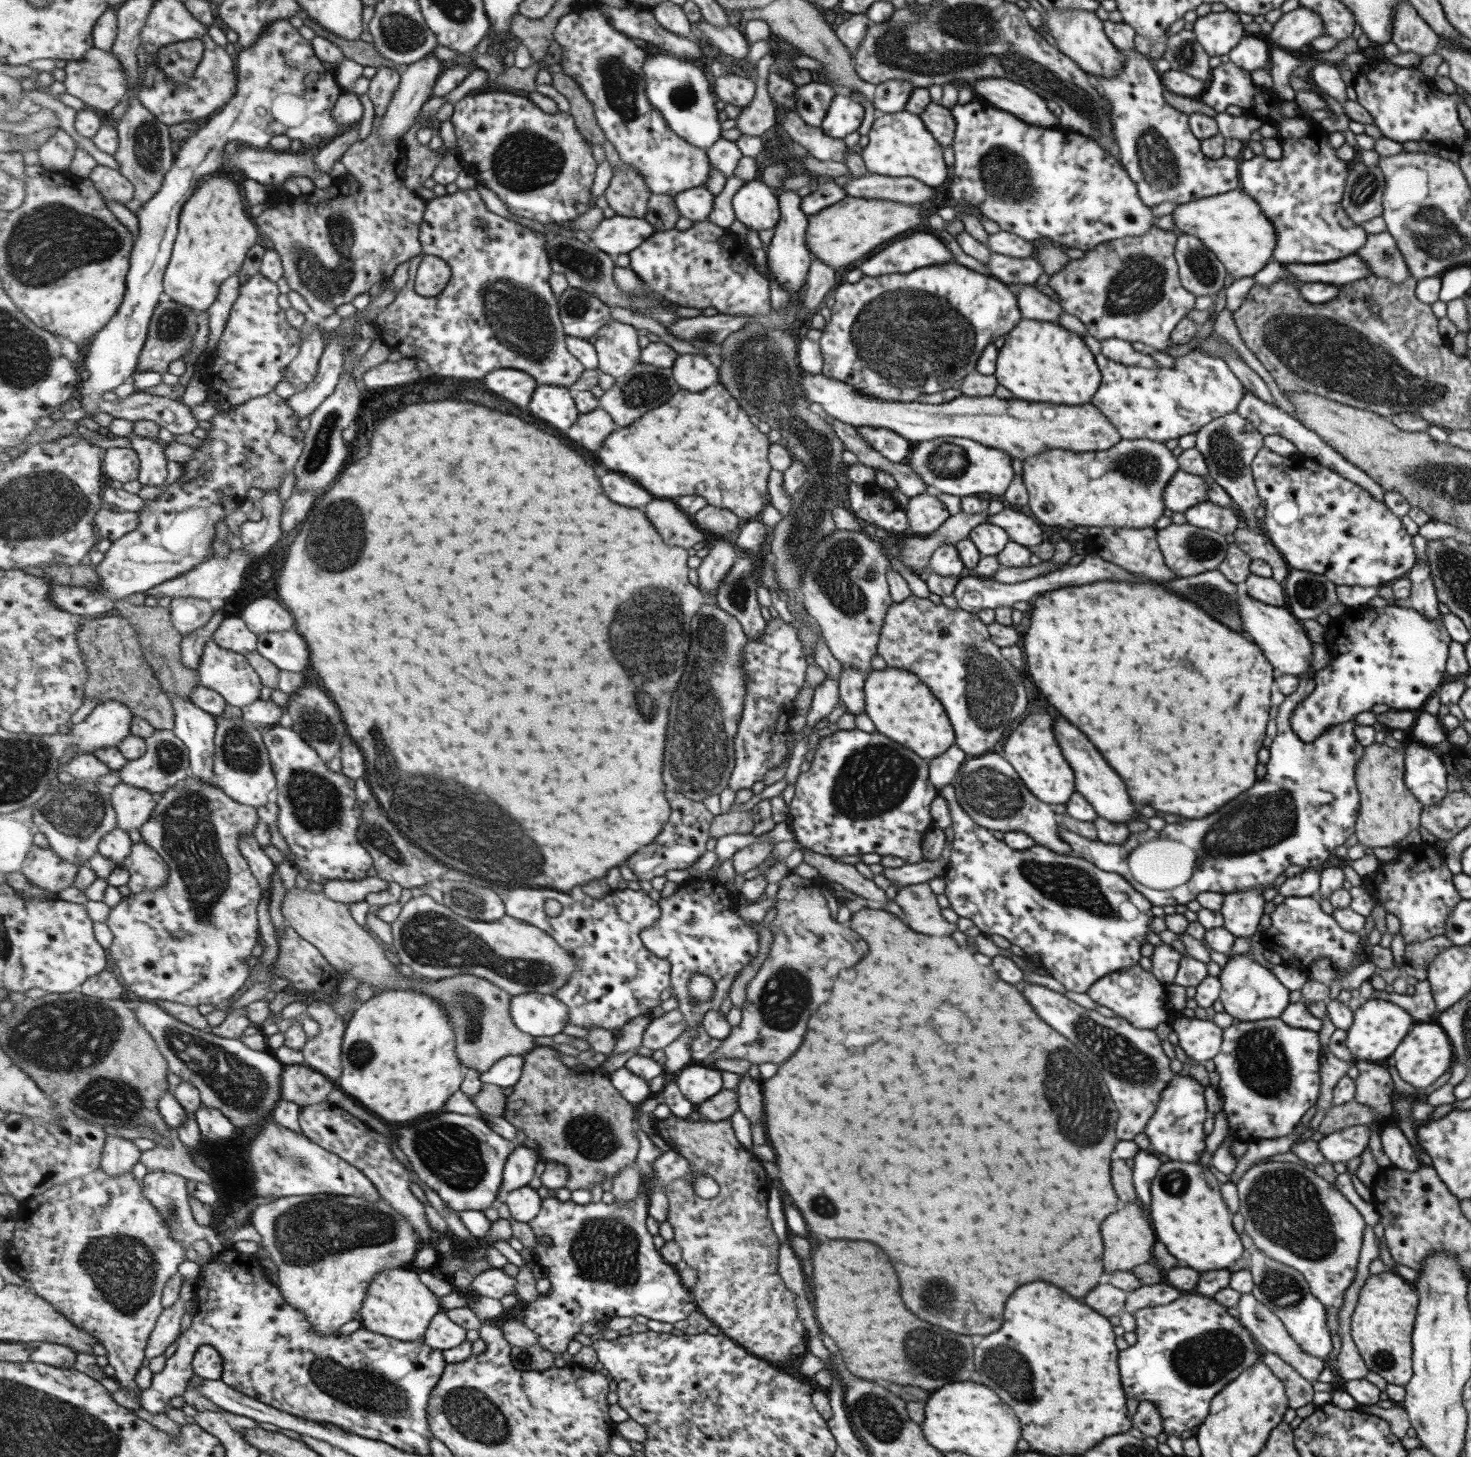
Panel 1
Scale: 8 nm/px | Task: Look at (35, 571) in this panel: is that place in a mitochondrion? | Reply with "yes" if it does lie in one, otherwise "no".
no

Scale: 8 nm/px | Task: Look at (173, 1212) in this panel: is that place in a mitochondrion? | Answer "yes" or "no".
yes

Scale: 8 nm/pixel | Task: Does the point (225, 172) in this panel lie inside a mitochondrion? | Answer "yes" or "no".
no

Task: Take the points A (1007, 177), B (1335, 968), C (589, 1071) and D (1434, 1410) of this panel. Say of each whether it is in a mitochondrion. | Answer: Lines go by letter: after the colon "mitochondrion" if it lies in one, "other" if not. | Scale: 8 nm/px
A: mitochondrion
B: other
C: other
D: other

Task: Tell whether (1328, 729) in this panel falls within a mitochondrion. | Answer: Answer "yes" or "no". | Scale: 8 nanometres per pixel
no

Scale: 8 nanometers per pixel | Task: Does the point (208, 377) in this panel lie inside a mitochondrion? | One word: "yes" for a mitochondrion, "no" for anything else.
no

